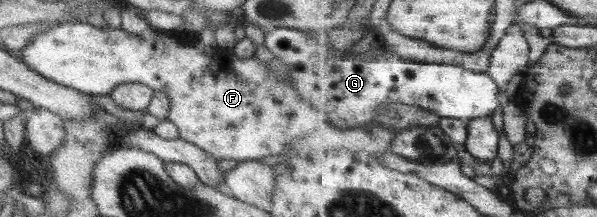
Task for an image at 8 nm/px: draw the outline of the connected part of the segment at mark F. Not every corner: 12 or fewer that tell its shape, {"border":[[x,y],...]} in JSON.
{"border":[[64,22],[18,52],[86,94],[144,83],[179,138],[258,161],[330,128],[291,79],[169,32]]}

